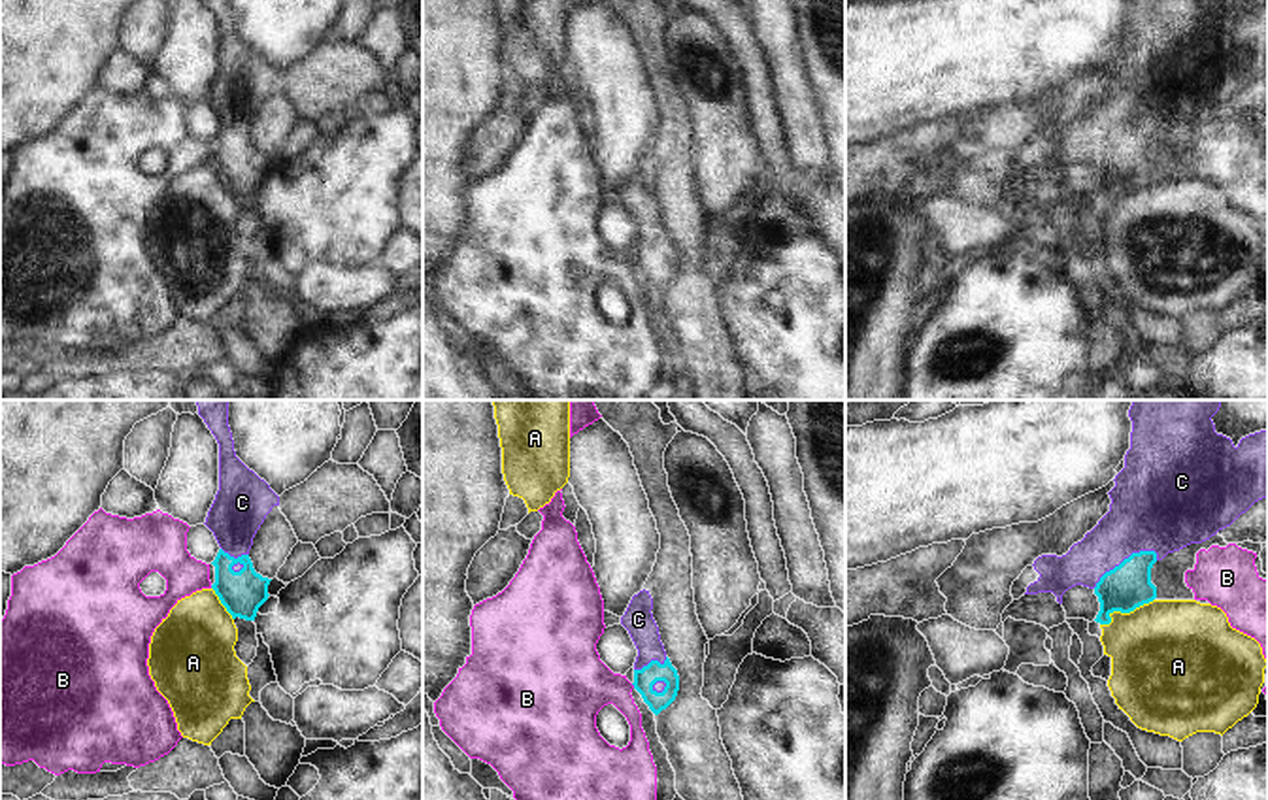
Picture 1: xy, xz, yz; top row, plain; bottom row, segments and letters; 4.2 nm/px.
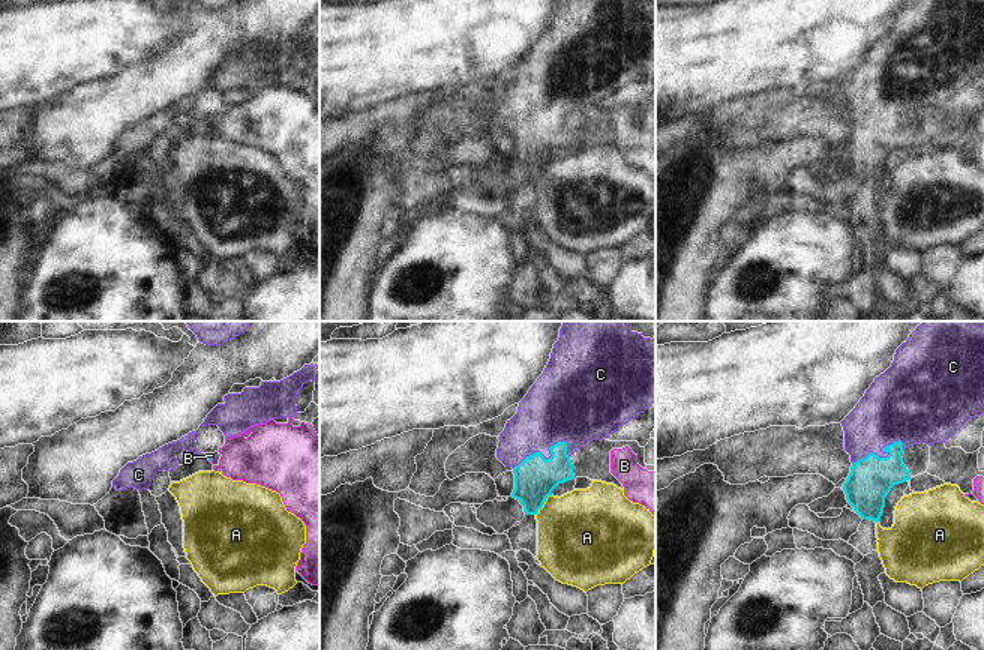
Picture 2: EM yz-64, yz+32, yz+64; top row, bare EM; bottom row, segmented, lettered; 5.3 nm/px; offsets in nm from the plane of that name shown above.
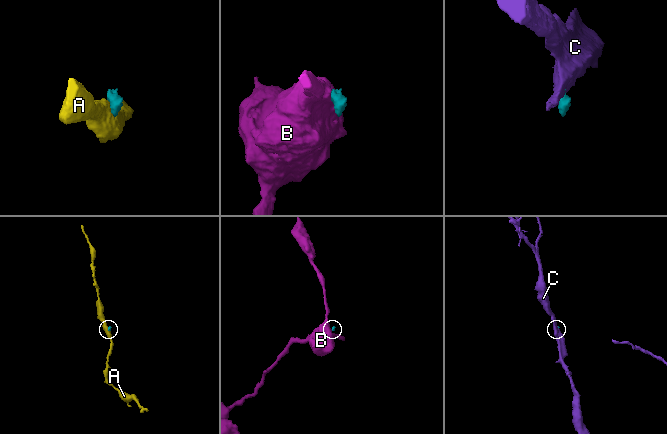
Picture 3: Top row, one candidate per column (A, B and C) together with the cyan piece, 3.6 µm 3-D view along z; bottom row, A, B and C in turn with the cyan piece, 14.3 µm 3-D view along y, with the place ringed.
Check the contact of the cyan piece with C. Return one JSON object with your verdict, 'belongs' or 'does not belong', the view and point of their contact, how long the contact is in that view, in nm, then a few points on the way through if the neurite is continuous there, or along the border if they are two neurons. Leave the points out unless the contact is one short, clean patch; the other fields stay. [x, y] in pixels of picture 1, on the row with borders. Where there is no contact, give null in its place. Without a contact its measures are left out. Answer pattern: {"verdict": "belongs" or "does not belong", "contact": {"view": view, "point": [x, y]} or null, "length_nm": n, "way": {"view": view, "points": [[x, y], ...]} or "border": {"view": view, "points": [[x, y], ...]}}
{"verdict": "belongs", "contact": {"view": "yz", "point": [1125, 559]}, "length_nm": 320, "way": {"view": "yz", "points": [[1125, 587], [1125, 559], [1125, 544], [1153, 508]]}}

